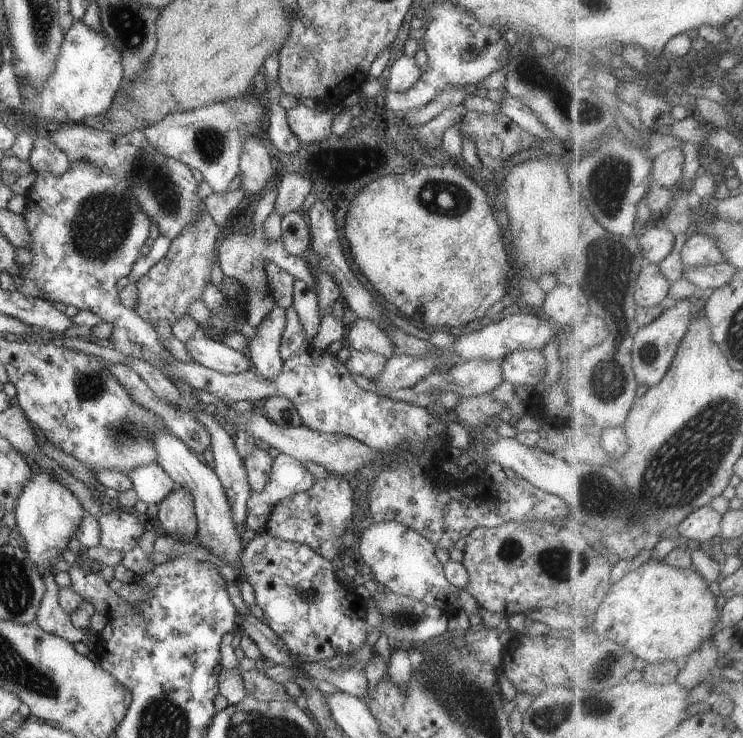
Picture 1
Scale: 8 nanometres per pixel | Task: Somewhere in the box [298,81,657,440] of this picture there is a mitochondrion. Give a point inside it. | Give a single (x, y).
(607, 263)

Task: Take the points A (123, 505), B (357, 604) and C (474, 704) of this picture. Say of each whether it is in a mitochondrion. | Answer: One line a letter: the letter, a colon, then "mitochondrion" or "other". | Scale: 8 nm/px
A: other
B: other
C: mitochondrion

